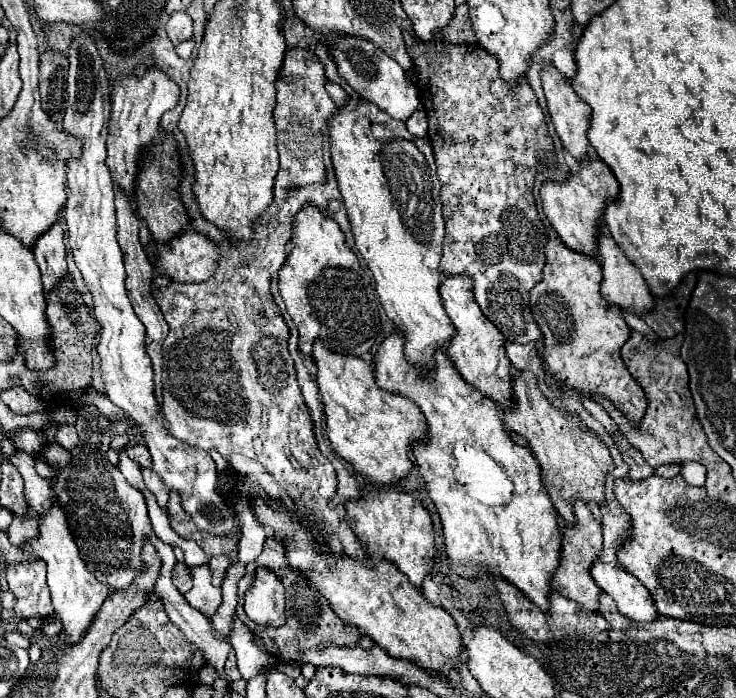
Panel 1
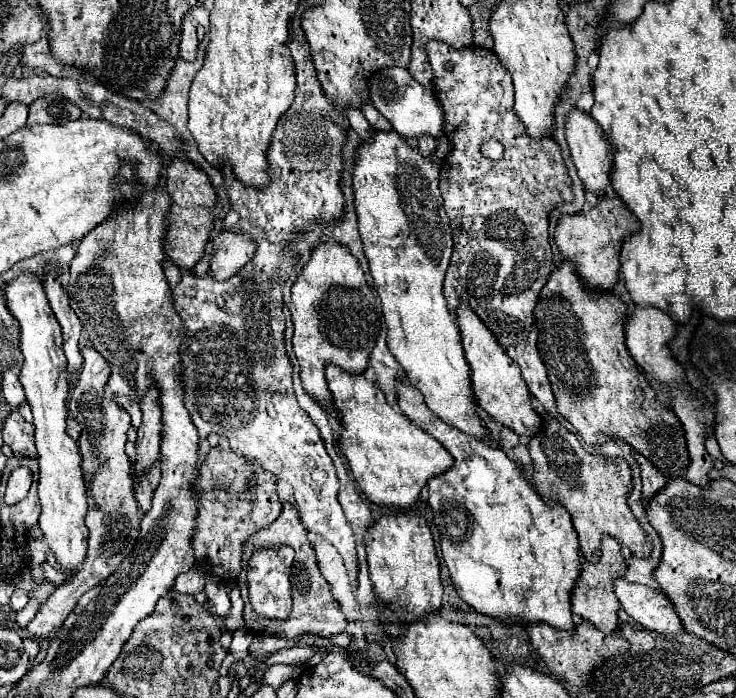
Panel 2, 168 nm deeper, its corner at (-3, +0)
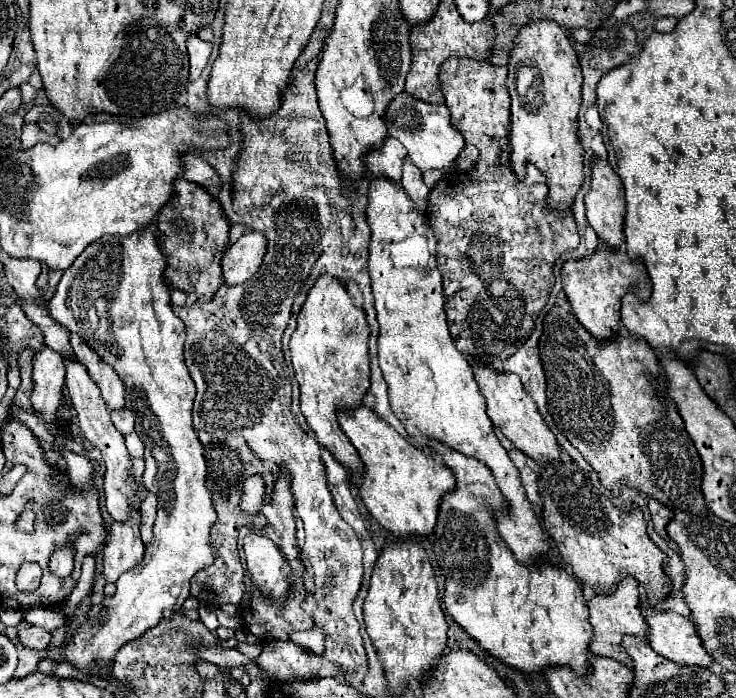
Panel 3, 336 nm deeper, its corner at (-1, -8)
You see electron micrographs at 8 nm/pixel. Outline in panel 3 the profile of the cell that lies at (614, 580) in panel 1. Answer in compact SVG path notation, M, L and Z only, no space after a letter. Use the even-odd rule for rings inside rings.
M643 610L643 618L649 626L647 640L649 646L677 662L677 664L689 664L689 666L711 666L711 656L707 656L697 632L695 624L679 616L675 612L651 612Z

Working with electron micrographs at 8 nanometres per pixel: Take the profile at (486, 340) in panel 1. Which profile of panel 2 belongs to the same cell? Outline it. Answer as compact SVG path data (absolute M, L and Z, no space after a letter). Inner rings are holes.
M461 304L457 308L457 324L461 330L465 358L471 366L471 382L479 406L493 420L511 428L519 436L527 436L527 438L535 436L543 428L543 418L539 416L539 412L535 412L531 404L531 392L525 380L521 378L517 364L505 354L505 350L497 344L495 336L485 328L485 324L479 320L479 316L473 314L473 310L467 304Z

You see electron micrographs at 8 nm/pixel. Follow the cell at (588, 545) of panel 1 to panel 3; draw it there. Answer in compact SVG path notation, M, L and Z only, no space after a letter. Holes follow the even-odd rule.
M625 576L617 590L611 594L595 594L589 600L589 622L593 626L593 642L589 644L589 650L597 656L607 656L607 658L615 658L627 666L631 666L631 658L627 656L627 652L621 646L621 636L623 634L635 634L645 638L647 634L647 624L643 624L643 616L641 616L641 608L639 608L639 582L633 576Z

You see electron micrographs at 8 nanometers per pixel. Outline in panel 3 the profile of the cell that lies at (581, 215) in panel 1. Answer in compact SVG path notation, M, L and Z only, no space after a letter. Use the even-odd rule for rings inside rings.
M599 244L595 252L587 254L585 258L567 260L561 268L561 280L573 314L595 338L611 338L619 332L621 296L629 286L637 286L639 296L643 298L651 294L643 260L631 260L625 248L609 248L605 244Z

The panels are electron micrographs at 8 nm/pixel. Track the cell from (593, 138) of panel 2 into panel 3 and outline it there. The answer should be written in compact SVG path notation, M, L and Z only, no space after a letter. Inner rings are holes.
M599 156L591 160L591 188L585 196L585 208L587 208L587 222L597 232L599 240L605 244L611 244L611 248L621 246L623 244L623 212L625 212L623 184L621 184L621 178L615 174L615 170L609 166L609 162Z

